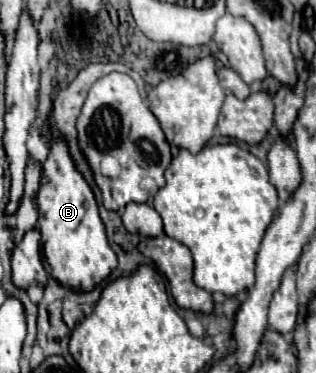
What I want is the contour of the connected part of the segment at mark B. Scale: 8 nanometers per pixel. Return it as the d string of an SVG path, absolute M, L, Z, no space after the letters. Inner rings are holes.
M54 142L46 162L42 164L36 206L40 212L36 226L42 232L44 258L52 268L50 276L74 292L92 292L96 288L94 278L108 278L118 266L118 258L108 246L94 194L82 174L76 172L64 142Z

